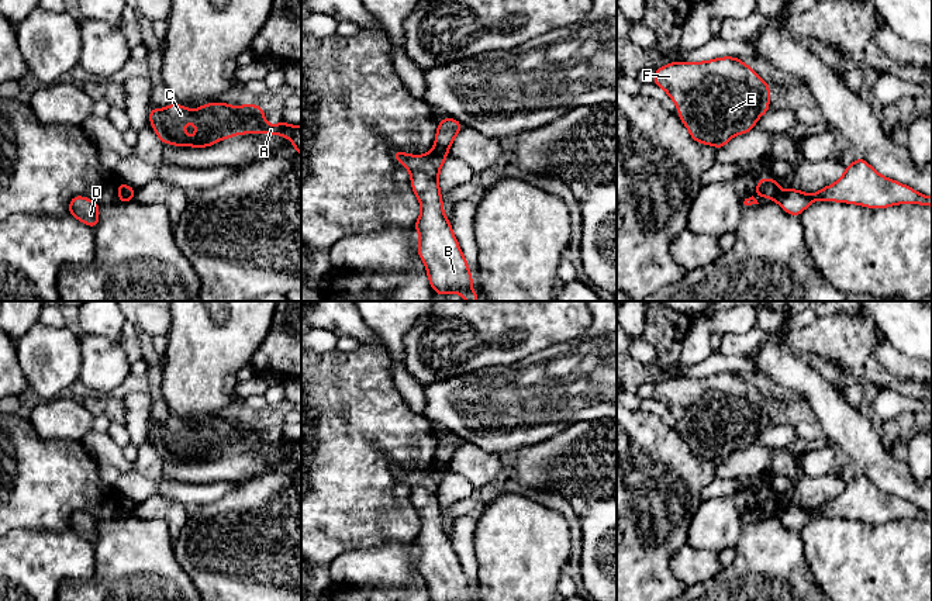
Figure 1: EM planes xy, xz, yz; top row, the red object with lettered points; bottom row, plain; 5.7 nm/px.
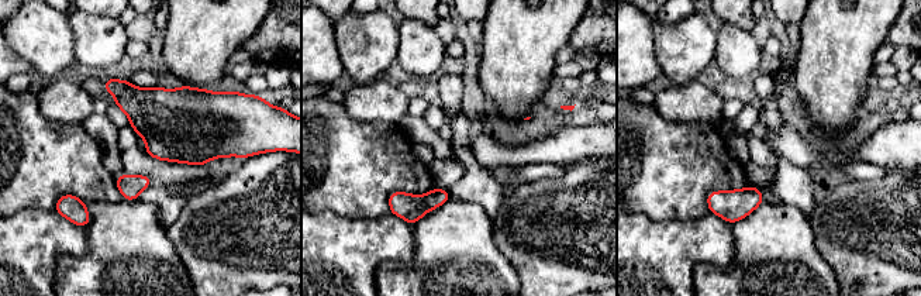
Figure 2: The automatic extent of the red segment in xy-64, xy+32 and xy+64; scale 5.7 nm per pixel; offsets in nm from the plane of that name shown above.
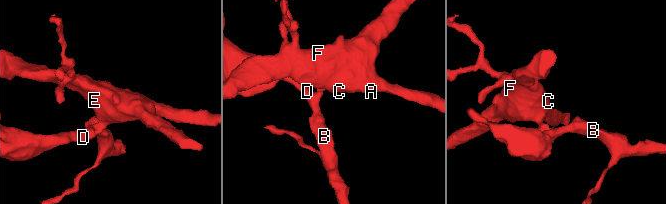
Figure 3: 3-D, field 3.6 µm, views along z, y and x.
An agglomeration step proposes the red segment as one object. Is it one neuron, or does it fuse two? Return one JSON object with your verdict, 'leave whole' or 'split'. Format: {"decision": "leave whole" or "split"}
{"decision": "split"}

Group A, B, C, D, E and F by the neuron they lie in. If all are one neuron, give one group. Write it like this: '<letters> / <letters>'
A C E F / B D

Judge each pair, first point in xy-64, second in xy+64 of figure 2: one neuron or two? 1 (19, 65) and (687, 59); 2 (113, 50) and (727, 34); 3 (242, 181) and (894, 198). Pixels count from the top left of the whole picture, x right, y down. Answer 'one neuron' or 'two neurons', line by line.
1: two neurons
2: one neuron
3: one neuron

